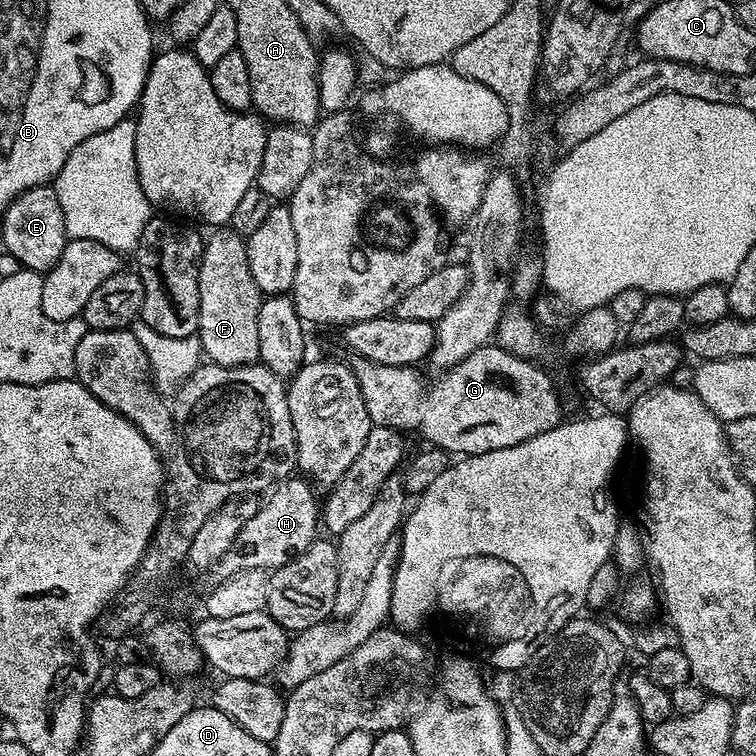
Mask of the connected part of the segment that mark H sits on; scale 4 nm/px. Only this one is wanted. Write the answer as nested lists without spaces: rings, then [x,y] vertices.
[[[281,479],[267,493],[268,501],[249,520],[247,517],[241,523],[232,548],[215,565],[217,577],[232,576],[235,572],[251,568],[275,570],[293,560],[299,552],[305,552],[318,539],[318,500],[316,504],[315,498],[308,493],[310,484],[307,479],[296,479]]]

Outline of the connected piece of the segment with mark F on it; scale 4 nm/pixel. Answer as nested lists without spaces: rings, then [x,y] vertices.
[[[220,226],[202,244],[200,254],[200,346],[213,364],[237,368],[260,359],[258,310],[262,293],[250,274],[248,246],[243,235],[231,226]]]

